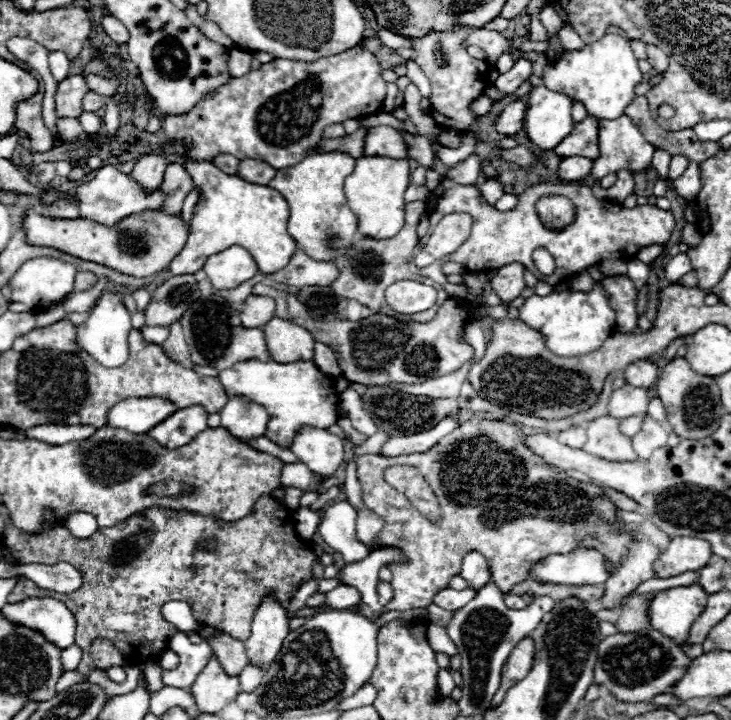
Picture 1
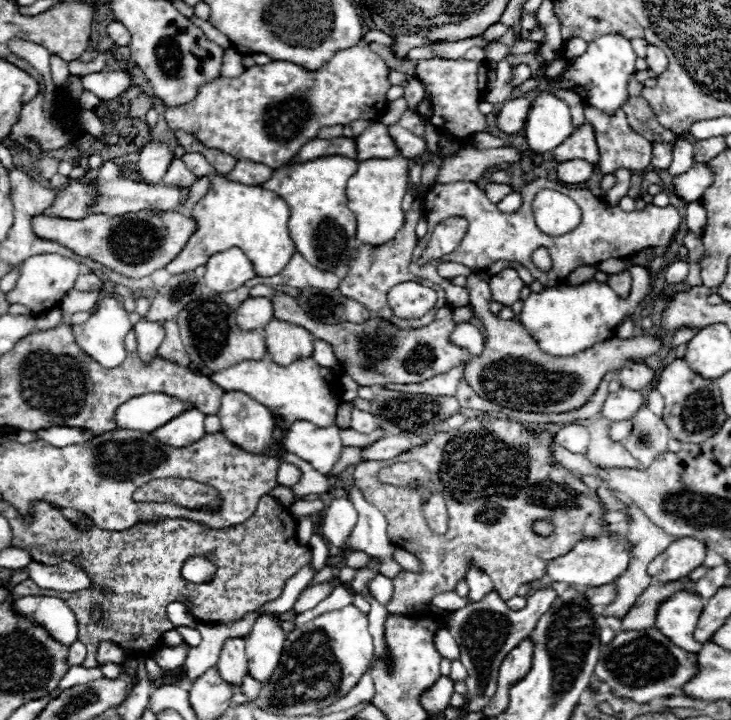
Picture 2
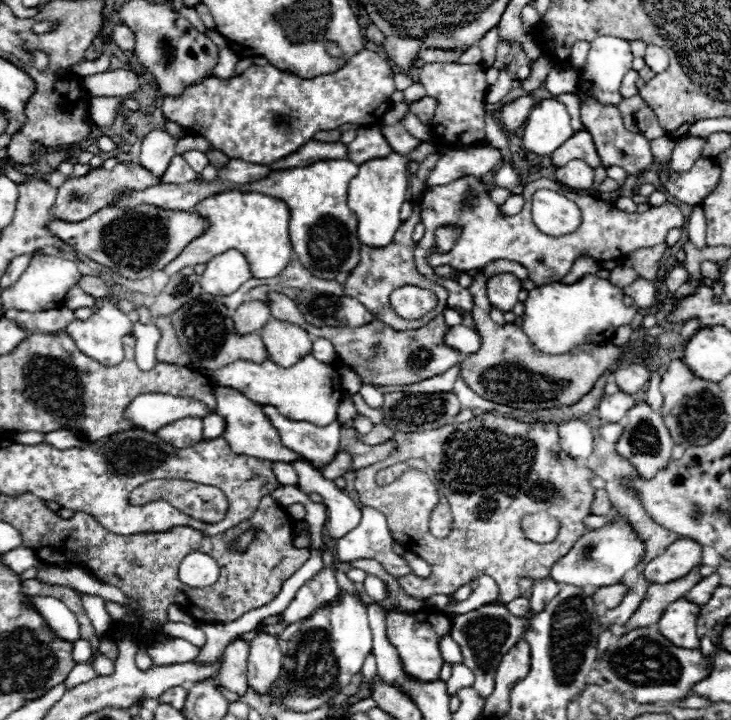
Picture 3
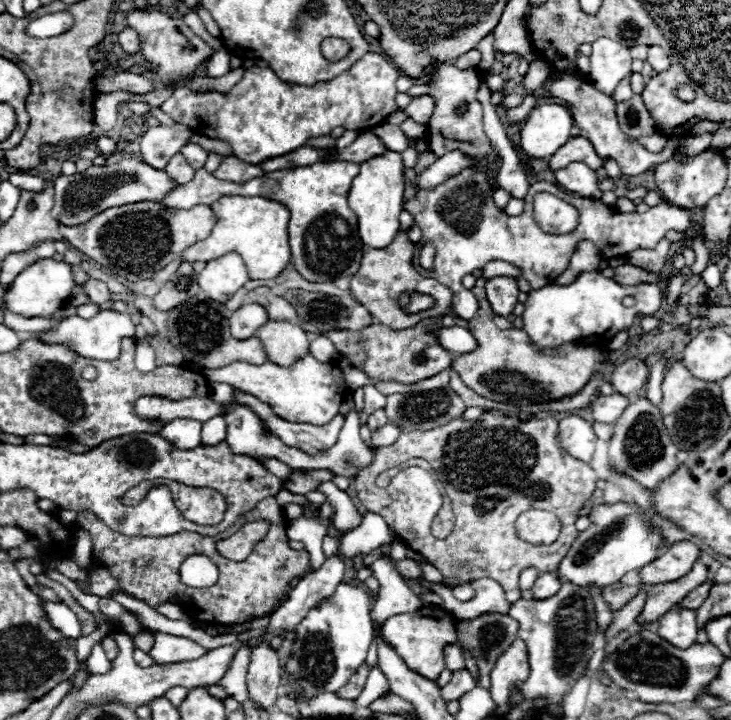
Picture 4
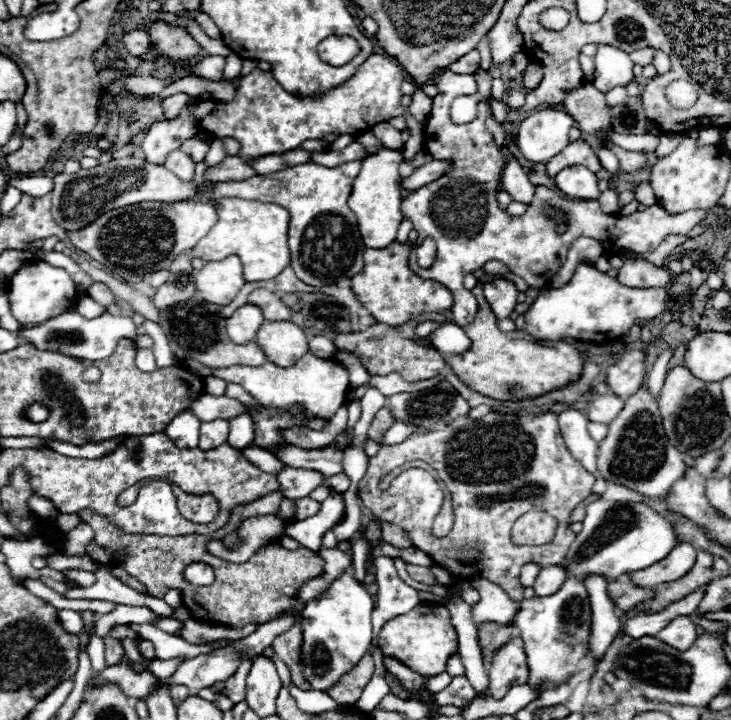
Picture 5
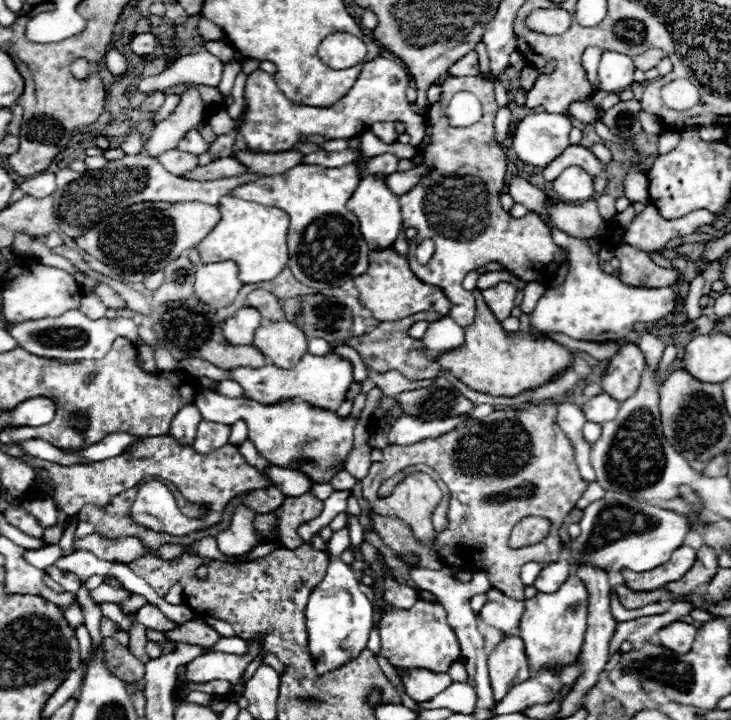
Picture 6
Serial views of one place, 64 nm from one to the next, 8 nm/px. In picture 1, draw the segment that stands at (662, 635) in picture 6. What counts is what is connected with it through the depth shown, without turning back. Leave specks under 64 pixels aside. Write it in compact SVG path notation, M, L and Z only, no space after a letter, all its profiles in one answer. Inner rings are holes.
M676 586L662 590L650 602L650 626L664 636L670 636L688 652L688 656L700 656L702 644L688 644L688 632L700 612L706 608L708 594L698 586Z

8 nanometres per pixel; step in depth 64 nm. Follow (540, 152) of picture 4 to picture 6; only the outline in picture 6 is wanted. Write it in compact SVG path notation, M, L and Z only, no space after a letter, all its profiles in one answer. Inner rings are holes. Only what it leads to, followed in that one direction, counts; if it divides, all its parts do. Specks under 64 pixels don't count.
M550 112L530 114L518 122L514 136L512 136L512 148L522 162L526 162L530 166L546 168L554 158L558 158L570 146L570 142L568 142L570 130L572 130L572 124L570 124L568 116L550 114Z

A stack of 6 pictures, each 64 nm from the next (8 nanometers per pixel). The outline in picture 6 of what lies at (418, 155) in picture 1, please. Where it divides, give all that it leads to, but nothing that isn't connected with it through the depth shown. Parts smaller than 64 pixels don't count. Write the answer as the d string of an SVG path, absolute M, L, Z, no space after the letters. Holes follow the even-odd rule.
M372 124L370 132L374 136L378 136L382 142L386 144L392 144L396 140L396 130L394 130L394 124Z

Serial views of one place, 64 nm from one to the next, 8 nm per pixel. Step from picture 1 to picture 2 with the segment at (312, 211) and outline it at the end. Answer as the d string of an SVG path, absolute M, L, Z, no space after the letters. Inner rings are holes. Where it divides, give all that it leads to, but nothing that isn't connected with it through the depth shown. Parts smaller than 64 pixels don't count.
M324 156L306 164L294 164L274 170L272 178L262 184L264 190L276 192L290 206L290 238L296 250L316 264L316 268L336 270L336 262L356 252L356 216L346 206L346 182L356 172L356 160L344 156Z

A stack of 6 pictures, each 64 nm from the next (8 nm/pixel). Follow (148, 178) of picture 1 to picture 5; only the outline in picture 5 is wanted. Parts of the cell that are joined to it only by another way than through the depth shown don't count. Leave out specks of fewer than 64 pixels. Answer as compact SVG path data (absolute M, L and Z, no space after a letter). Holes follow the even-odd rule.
M184 106L180 110L180 116L154 122L146 132L140 148L144 152L144 158L148 158L152 164L164 164L164 158L172 150L178 150L182 142L194 136L196 132L198 130L196 130L196 120L192 116L192 110Z

